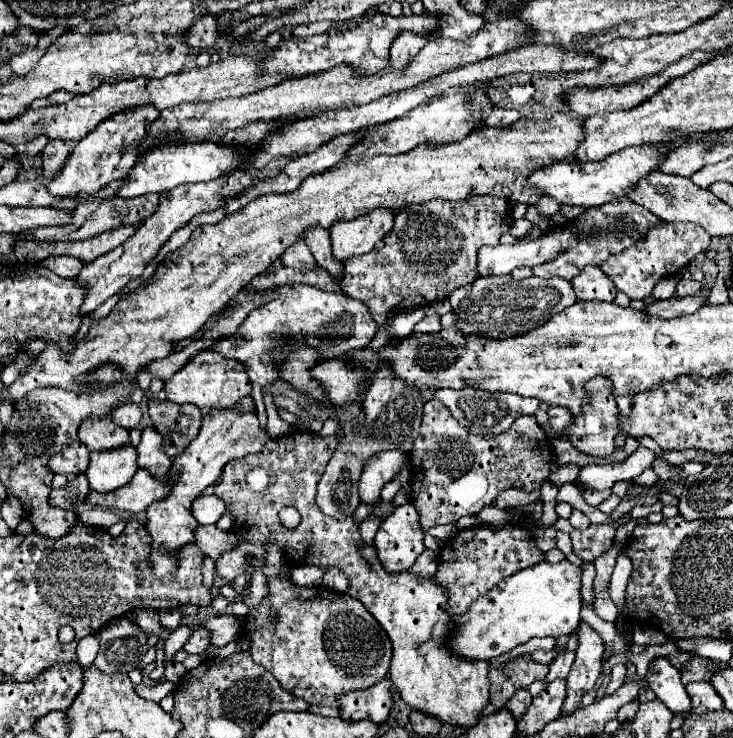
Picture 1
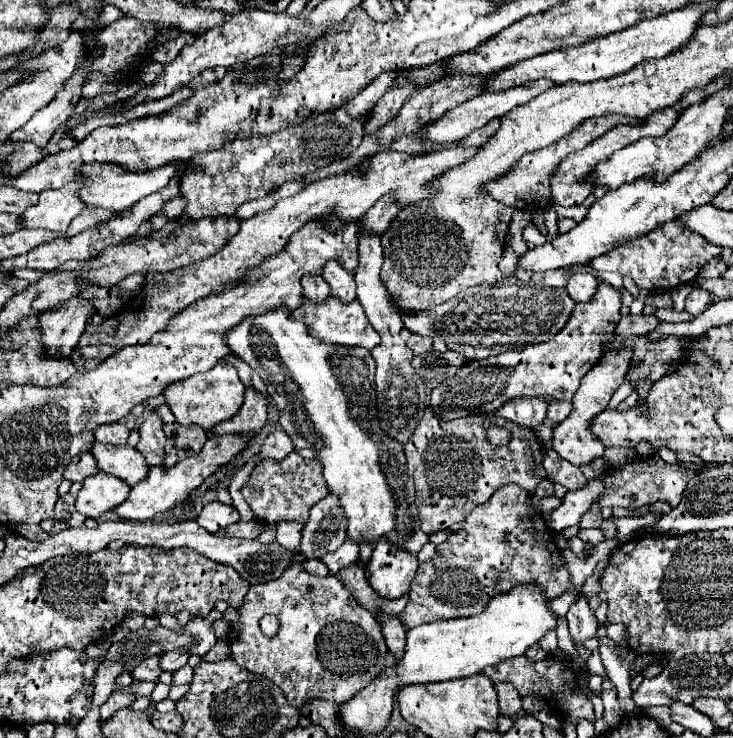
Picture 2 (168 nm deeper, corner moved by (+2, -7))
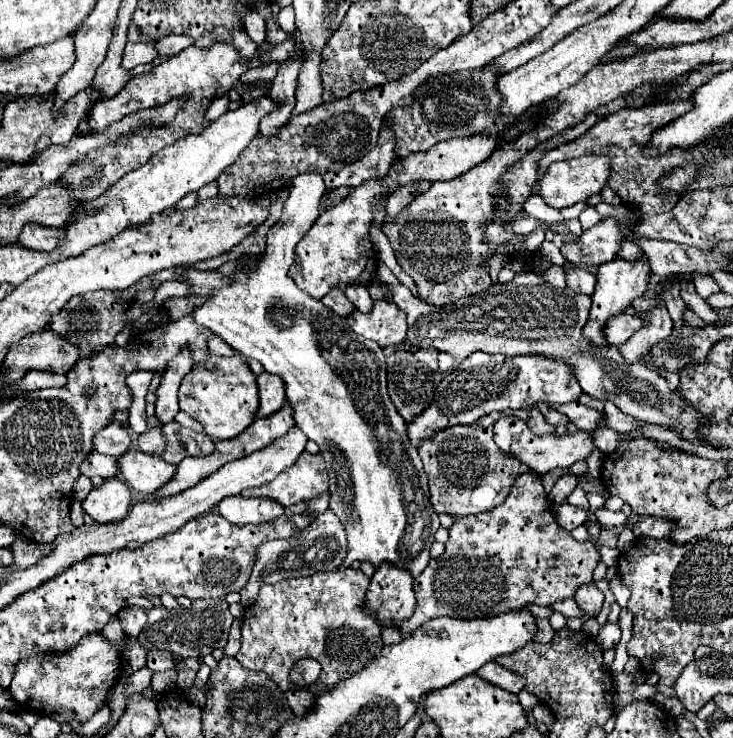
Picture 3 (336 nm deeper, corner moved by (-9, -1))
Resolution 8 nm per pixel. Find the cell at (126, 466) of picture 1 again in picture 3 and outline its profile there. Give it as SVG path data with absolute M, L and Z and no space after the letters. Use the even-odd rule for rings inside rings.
M109 477L103 485L91 489L83 501L83 509L97 523L113 523L123 519L131 507L131 491L119 477Z

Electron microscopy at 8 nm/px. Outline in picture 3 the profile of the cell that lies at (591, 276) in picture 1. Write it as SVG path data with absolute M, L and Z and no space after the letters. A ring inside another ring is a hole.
M569 269L567 271L567 285L575 291L575 293L583 293L583 295L593 295L597 279L593 273L585 271L585 269Z

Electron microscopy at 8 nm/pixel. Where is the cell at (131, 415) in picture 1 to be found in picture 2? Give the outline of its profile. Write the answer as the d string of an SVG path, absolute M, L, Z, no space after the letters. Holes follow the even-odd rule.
M112 423L112 425L104 425L98 427L94 431L94 439L98 443L110 443L110 445L124 445L128 439L128 427L124 423Z

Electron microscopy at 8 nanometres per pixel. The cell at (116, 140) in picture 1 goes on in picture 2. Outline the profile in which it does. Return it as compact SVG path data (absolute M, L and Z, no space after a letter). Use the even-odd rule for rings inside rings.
M70 183L60 189L42 191L38 203L22 213L22 225L26 229L48 229L54 233L64 233L70 221L84 209L78 199L80 187L80 183Z

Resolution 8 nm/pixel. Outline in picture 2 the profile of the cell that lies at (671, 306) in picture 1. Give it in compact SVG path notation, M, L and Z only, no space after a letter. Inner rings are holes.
M626 315L616 325L616 335L648 335L658 325L658 319L654 315Z

